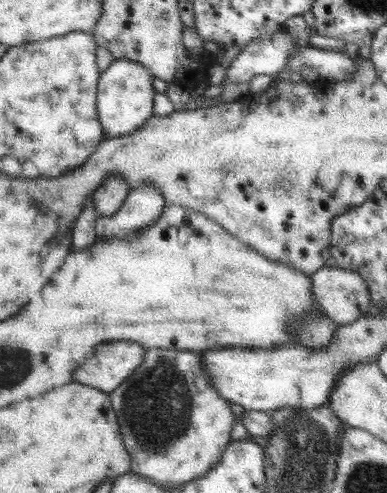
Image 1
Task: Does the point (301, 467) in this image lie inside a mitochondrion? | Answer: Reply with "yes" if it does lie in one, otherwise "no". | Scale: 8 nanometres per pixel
yes

